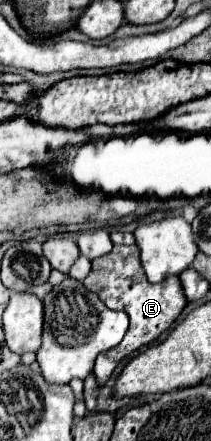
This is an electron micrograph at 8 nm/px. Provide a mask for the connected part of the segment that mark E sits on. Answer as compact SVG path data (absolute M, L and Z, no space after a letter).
M114 245L114 249L92 261L92 271L90 275L84 279L84 287L92 293L96 293L102 303L108 305L108 309L116 309L116 311L124 311L130 317L130 329L124 335L122 343L106 353L102 353L96 359L94 365L94 375L98 379L98 385L104 387L114 371L114 367L118 365L118 361L122 361L126 355L138 351L142 345L150 345L152 341L156 341L182 313L182 309L186 307L186 295L180 287L180 279L178 275L170 275L166 277L162 283L148 283L146 273L142 269L140 263L140 249L138 245Z

